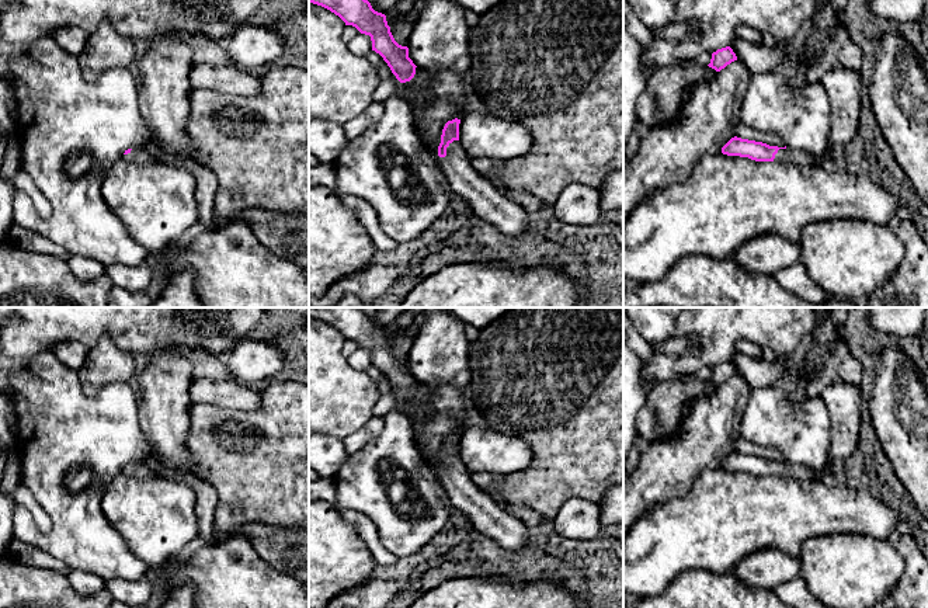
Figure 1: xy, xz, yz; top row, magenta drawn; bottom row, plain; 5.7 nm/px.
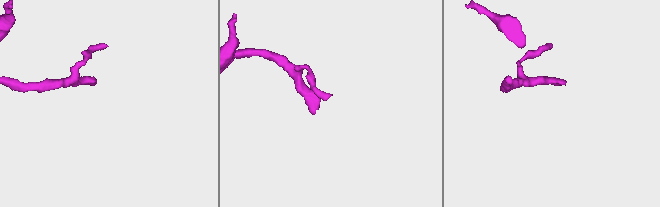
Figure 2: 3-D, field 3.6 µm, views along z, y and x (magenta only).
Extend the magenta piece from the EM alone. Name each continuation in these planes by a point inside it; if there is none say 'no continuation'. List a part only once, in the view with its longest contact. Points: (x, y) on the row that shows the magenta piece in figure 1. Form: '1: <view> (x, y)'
1: xz (489, 202)

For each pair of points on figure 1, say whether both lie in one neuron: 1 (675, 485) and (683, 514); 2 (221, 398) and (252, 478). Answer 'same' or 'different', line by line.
1: different
2: different

